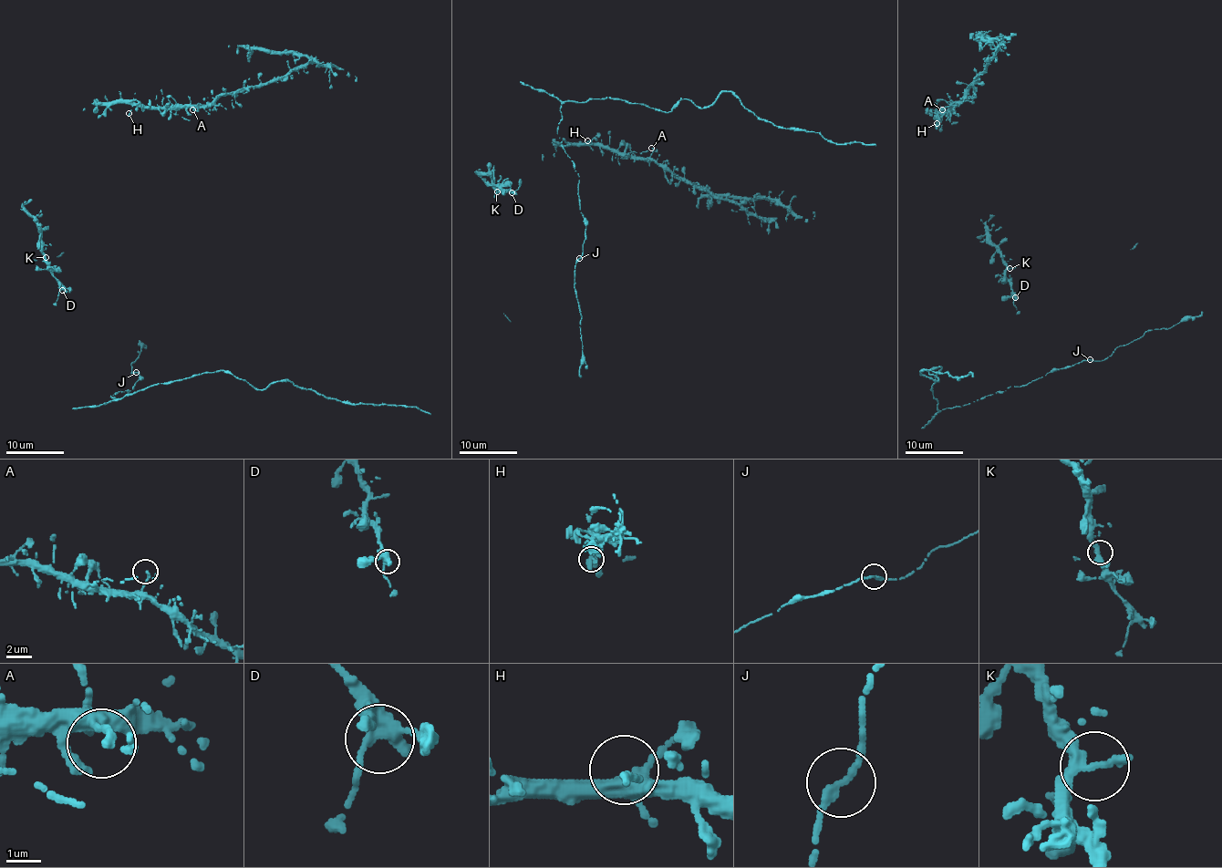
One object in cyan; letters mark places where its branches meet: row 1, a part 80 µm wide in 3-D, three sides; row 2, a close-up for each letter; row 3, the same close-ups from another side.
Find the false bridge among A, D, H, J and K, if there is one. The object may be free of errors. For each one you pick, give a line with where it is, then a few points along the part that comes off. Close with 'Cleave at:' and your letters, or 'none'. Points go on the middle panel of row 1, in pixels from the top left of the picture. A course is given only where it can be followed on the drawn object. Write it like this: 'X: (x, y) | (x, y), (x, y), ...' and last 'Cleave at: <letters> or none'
Cleave at: none

